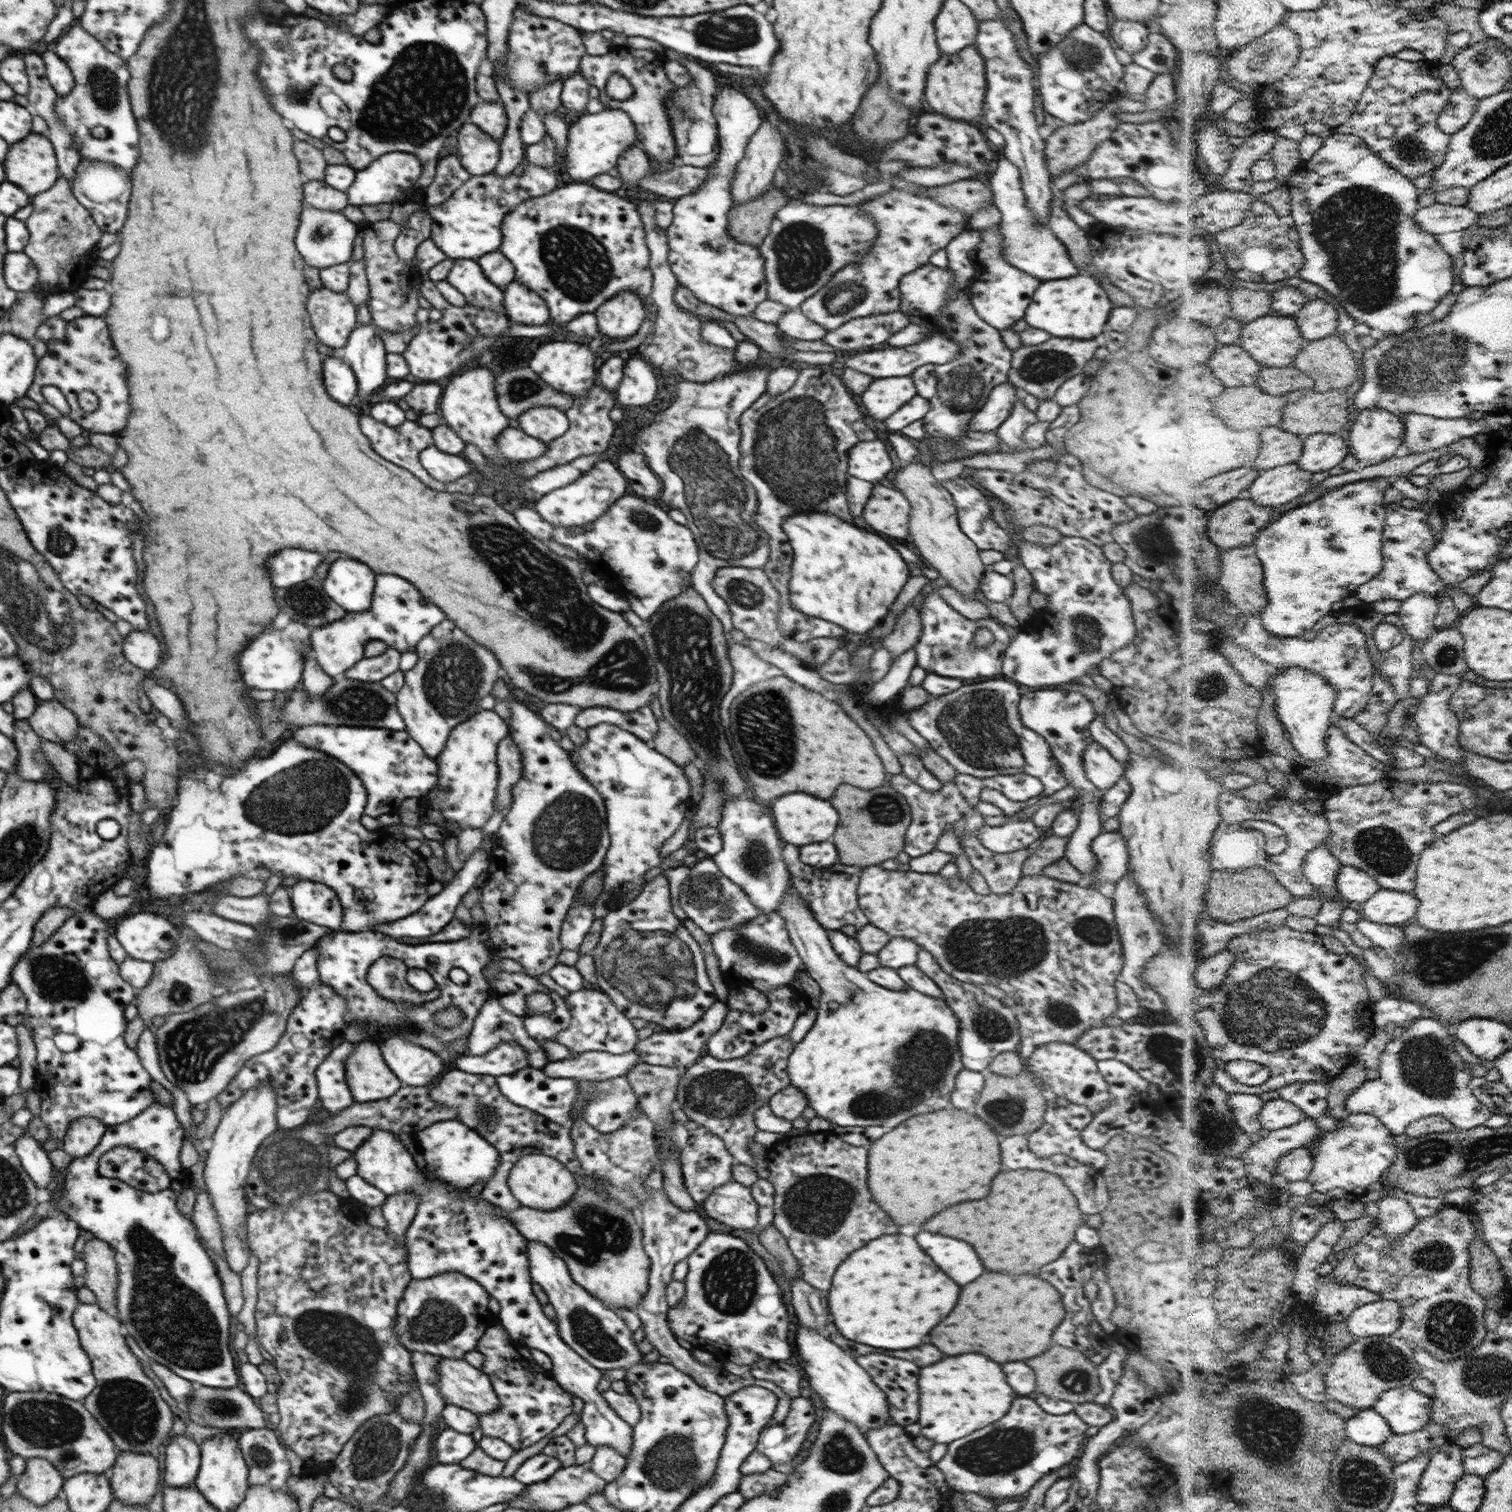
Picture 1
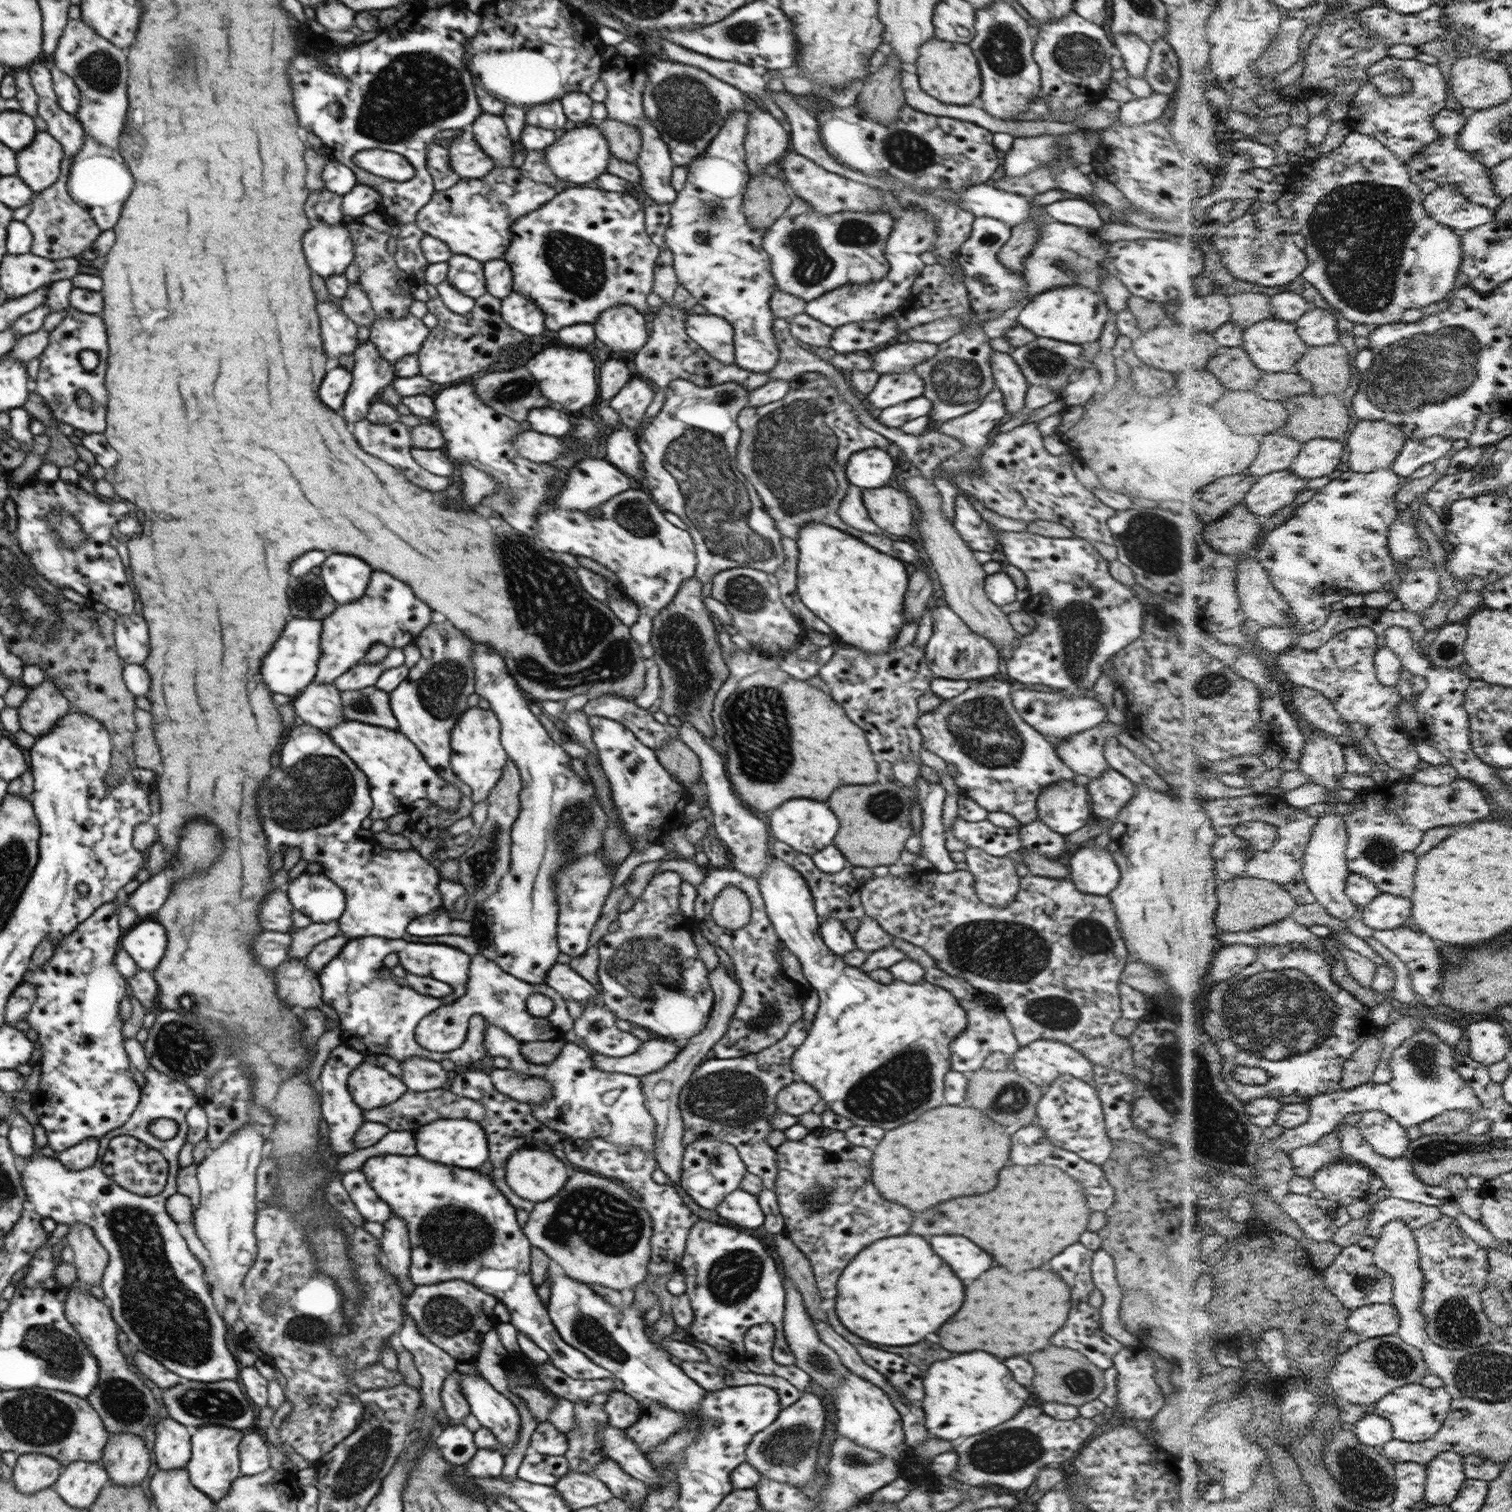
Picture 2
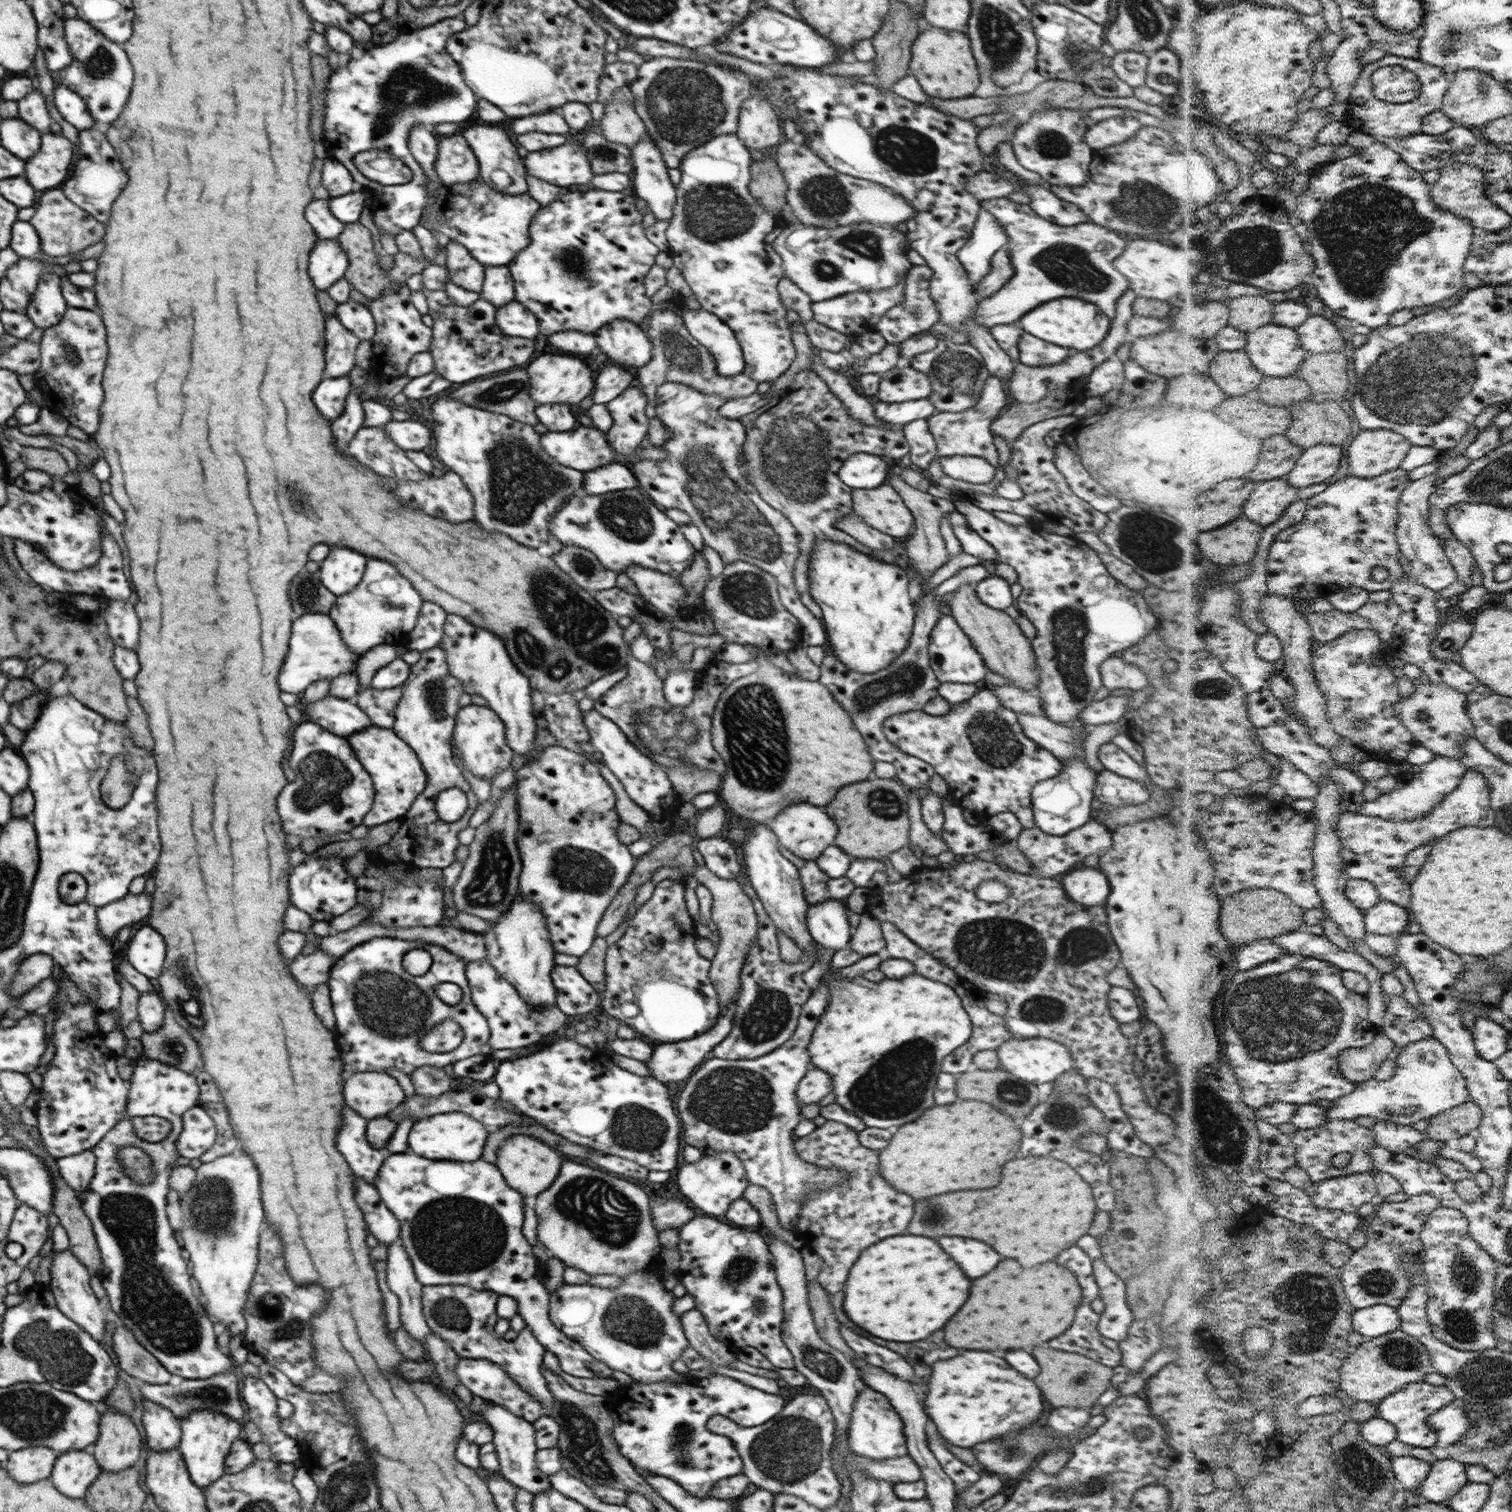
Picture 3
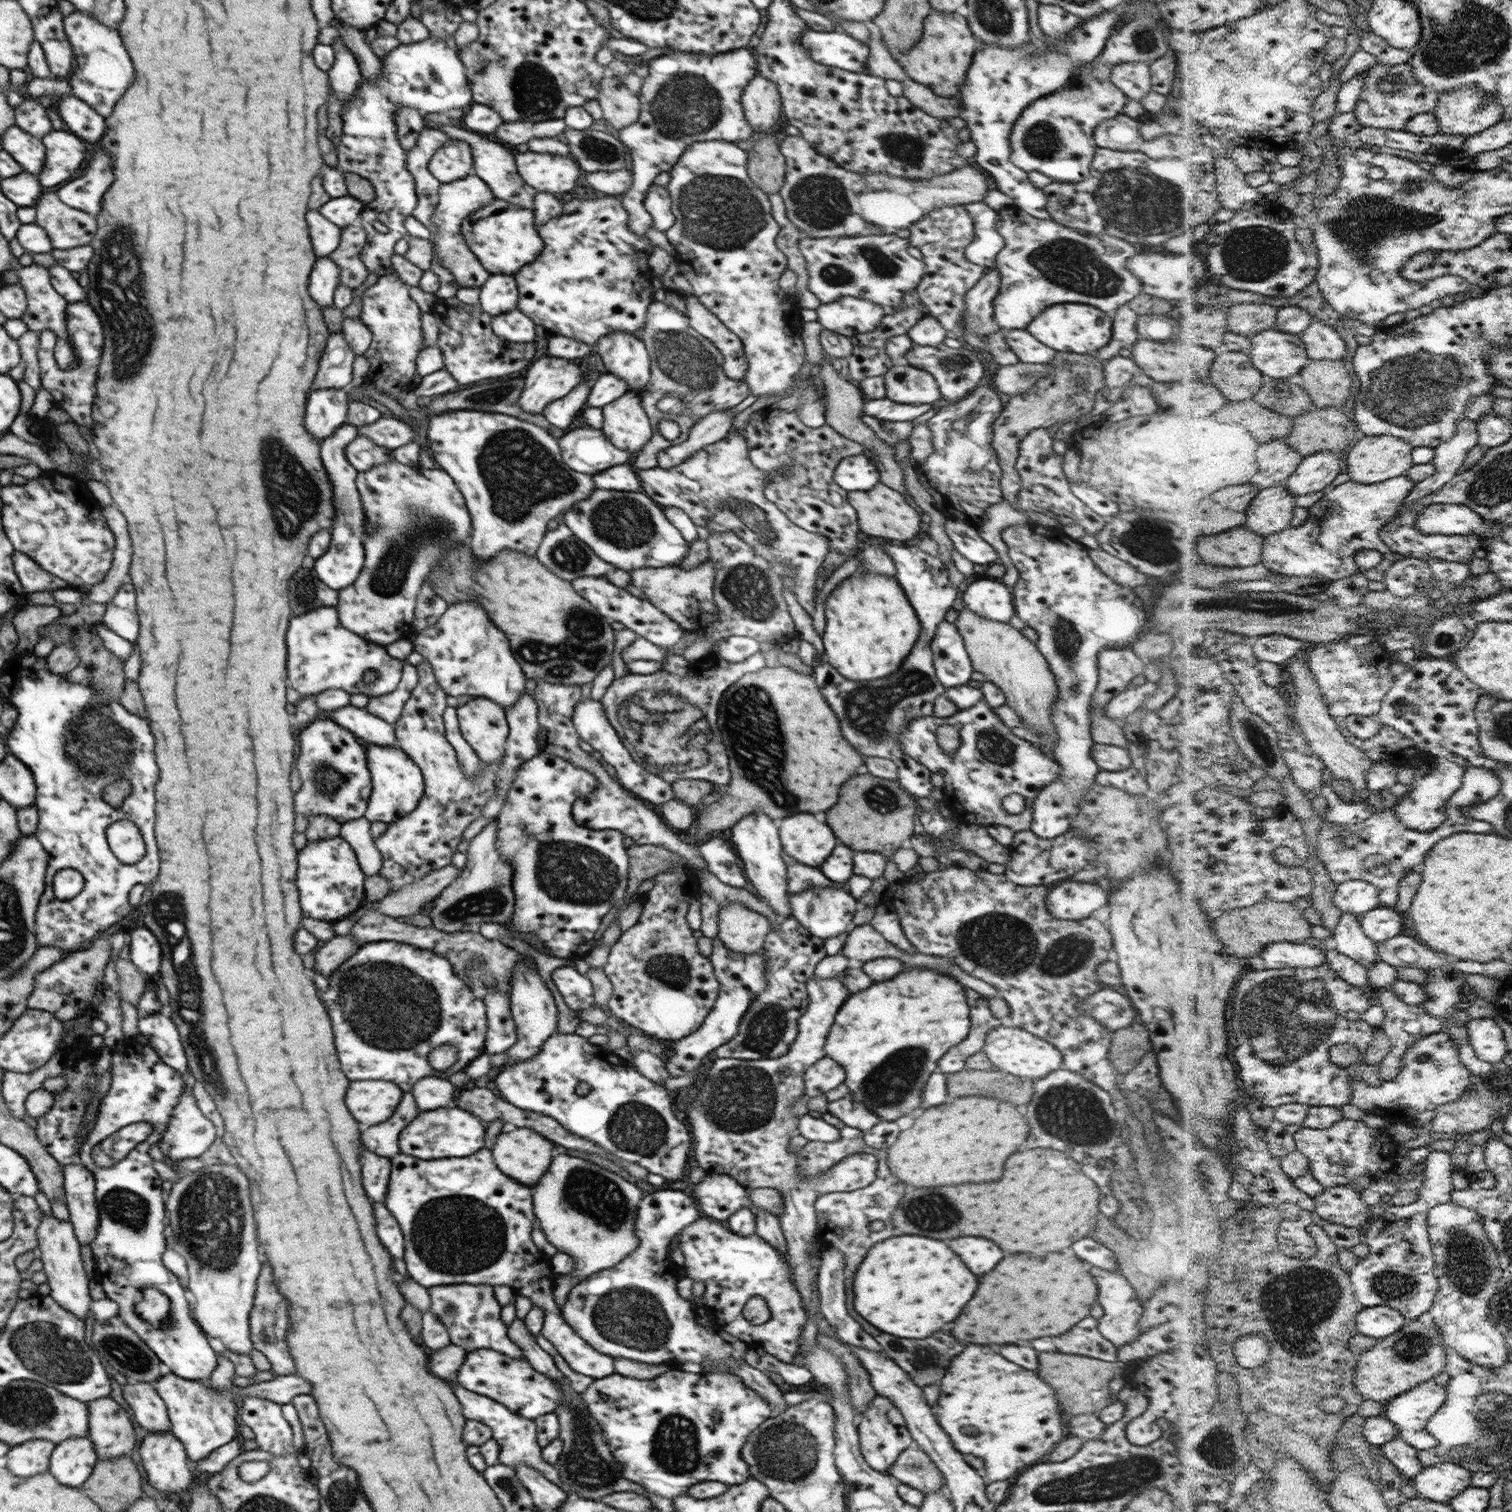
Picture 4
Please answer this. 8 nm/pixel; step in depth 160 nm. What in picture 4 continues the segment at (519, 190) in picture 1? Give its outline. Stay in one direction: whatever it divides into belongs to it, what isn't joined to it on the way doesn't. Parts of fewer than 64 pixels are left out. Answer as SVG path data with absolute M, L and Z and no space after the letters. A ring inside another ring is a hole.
M495 198L487 206L465 216L460 222L460 231L467 248L489 274L511 275L522 266L533 262L543 246L536 229L532 210Z

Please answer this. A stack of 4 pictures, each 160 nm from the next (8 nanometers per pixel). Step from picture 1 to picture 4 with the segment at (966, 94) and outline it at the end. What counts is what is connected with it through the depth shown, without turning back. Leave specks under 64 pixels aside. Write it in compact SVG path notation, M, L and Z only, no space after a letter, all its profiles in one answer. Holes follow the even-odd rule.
M931 10L923 19L922 33L917 42L903 54L895 55L896 62L911 80L927 86L933 94L953 97L963 82L965 72L971 65L973 54L979 50L980 42L969 30L966 18L955 13L940 13Z

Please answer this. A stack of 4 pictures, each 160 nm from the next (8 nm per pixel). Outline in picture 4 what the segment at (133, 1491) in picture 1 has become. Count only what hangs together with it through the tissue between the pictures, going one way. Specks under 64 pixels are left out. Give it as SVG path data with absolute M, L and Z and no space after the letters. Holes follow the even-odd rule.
M110 1397L87 1402L87 1438L98 1459L129 1455L135 1444L133 1424L123 1408Z

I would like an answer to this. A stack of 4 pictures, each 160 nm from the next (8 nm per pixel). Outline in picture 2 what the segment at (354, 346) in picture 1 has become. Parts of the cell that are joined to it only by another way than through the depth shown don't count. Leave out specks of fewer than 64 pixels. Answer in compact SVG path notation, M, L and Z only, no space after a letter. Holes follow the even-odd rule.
M372 342L358 343L352 355L352 381L339 410L349 430L352 423L365 419L369 406L379 399L381 390L395 377L392 365L380 357Z

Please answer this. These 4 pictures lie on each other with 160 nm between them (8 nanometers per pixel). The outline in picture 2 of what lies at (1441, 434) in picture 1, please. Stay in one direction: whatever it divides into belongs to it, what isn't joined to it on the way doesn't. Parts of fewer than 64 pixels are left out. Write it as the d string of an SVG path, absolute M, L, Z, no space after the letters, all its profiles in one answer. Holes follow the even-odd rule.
M1433 436L1419 441L1409 439L1391 468L1401 478L1412 478L1421 466L1437 462L1439 458L1447 456L1451 448L1453 448L1453 441L1445 437Z

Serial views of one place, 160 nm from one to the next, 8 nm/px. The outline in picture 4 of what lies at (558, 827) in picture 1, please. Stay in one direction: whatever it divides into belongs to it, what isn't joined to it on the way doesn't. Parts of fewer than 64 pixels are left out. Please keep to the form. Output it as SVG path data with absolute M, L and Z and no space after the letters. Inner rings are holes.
M477 602L448 605L433 626L410 639L412 650L429 663L438 687L449 696L468 694L488 698L505 710L523 692L526 677L516 658L513 658L505 634L487 620L485 610ZM522 955L519 963L515 965L512 978L510 978L508 999L510 1000L509 1010L511 1010L513 1025L515 1025L516 1037L513 1046L502 1053L507 1058L505 1064L512 1064L529 1060L539 1052L541 1045L556 1032L558 1013L549 989L545 987L537 974L533 960Z

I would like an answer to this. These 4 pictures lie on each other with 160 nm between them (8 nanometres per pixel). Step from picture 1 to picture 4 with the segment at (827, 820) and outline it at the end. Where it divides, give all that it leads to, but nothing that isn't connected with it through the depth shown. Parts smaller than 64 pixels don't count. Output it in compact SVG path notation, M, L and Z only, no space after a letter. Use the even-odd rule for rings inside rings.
M813 814L775 820L782 852L807 866L818 867L837 844L834 834Z

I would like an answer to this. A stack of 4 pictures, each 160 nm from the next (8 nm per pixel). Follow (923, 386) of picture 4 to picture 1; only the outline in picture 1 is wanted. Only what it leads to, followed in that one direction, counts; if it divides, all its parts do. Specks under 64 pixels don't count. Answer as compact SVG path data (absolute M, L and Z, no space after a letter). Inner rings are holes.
M890 376L872 379L859 402L871 418L883 422L915 395L916 388L909 376Z

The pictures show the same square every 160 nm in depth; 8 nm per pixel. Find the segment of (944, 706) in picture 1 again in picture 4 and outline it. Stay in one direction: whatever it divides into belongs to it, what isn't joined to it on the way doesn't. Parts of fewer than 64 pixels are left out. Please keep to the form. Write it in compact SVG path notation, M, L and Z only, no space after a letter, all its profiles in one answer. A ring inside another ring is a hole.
M984 700L971 706L967 710L958 710L955 714L945 718L937 718L933 715L914 718L907 724L904 724L902 733L898 736L902 751L913 760L925 766L930 773L937 772L943 779L942 798L940 801L952 812L952 818L958 825L964 824L964 818L968 824L987 827L991 824L1000 824L1006 826L1014 832L1030 830L1032 819L1032 802L1036 794L1049 783L1057 779L1060 767L1055 760L1045 756L1036 745L1029 741L1011 734L1011 731L996 717ZM941 724L951 724L959 732L960 743L953 754L943 754L937 748L935 742L935 730ZM1008 794L1018 794L1024 798L1024 809L1019 814L1007 814L1002 808L1002 798Z

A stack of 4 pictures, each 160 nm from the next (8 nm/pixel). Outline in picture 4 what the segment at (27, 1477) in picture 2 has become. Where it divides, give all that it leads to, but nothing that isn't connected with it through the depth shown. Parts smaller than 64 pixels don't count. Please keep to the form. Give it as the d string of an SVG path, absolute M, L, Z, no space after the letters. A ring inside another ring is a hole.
M45 1440L23 1442L10 1447L4 1456L5 1468L16 1477L32 1477L48 1470L48 1460L54 1445Z

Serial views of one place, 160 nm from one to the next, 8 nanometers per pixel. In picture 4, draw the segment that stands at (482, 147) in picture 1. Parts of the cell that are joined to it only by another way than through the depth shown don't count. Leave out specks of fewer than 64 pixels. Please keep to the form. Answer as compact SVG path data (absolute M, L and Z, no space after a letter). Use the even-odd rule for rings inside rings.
M446 140L429 159L428 171L440 183L450 183L472 172L470 146L459 140Z

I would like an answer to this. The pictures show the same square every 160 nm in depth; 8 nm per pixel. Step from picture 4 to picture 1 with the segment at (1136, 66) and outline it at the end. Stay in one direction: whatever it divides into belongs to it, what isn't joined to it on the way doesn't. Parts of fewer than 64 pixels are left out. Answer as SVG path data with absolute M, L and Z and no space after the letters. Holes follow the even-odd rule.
M1111 19L1108 29L1110 32L1109 38L1114 40L1121 50L1133 56L1145 48L1150 27L1143 25L1141 22Z

